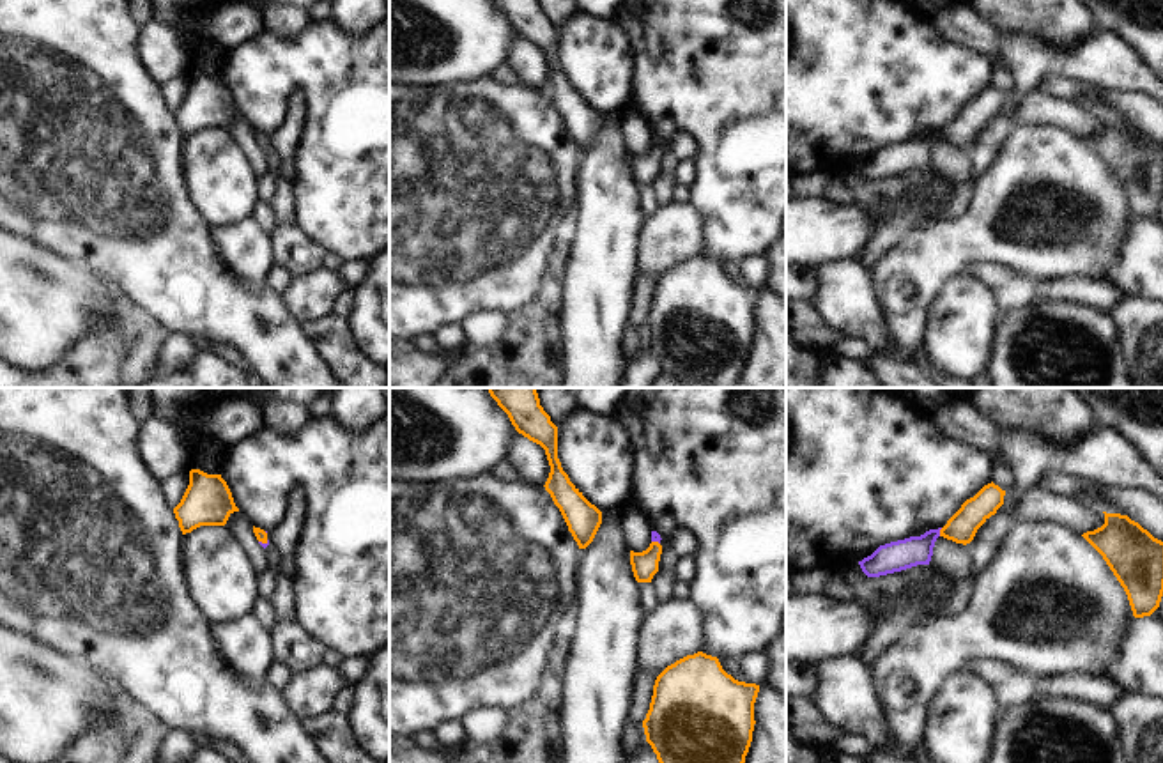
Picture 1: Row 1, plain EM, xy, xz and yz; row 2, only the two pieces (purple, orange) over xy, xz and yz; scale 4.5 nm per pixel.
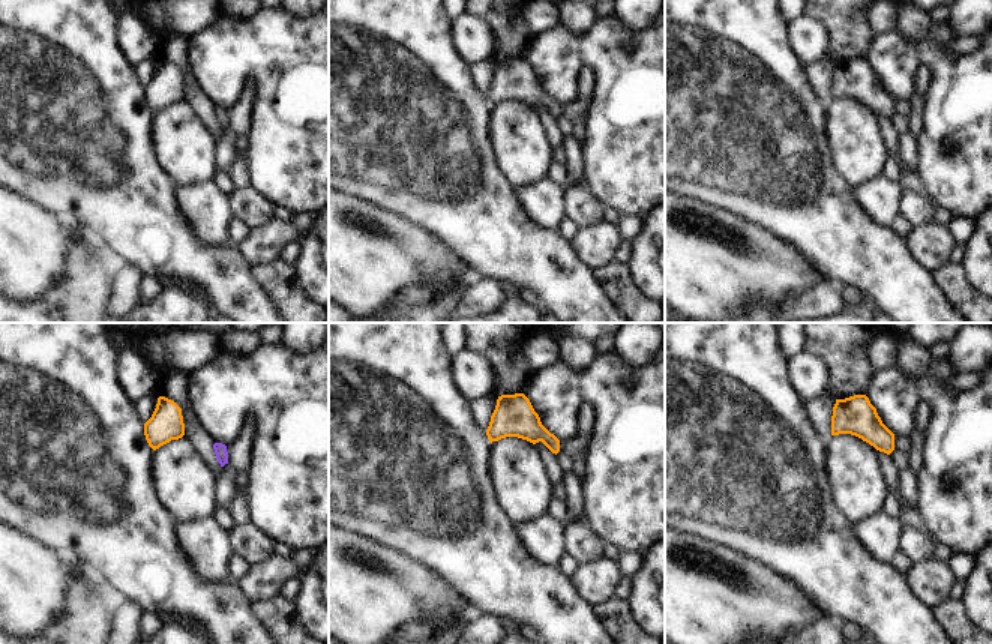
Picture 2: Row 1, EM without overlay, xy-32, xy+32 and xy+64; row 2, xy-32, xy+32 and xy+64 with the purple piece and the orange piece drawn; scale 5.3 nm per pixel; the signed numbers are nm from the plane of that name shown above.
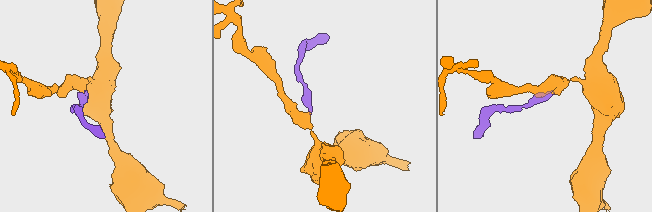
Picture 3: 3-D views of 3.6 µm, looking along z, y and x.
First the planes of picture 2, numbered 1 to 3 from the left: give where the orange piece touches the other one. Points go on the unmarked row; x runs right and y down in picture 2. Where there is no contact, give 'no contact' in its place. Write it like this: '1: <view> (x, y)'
1: no contact
2: no contact
3: no contact

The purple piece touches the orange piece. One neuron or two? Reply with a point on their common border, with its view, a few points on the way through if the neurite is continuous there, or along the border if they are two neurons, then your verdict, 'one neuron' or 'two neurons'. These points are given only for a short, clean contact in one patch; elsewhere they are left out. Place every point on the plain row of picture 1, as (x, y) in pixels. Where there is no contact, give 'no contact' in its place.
yz (939, 135) | across yz (901, 158), (916, 154), (939, 135), (962, 131) | one neuron

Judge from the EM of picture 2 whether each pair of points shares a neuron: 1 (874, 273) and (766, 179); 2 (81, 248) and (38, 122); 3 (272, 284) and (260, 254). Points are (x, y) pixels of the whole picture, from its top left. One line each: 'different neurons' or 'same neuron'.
1: same neuron
2: different neurons
3: different neurons

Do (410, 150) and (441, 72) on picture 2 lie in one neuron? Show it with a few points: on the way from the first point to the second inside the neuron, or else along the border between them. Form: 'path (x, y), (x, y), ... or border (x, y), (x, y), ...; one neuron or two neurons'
path (410, 131), (410, 108), (426, 92); one neuron

